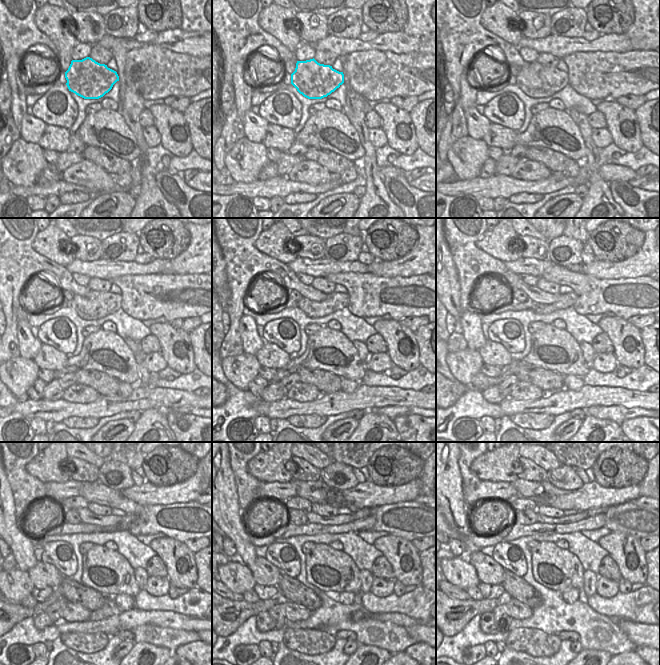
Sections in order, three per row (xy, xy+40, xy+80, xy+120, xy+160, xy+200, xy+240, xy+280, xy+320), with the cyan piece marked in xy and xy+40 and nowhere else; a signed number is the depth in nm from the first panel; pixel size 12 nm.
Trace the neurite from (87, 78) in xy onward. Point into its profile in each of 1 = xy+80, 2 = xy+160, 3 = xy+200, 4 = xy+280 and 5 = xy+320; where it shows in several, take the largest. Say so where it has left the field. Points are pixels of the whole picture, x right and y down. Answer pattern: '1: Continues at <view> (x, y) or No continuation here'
1: Continues at xy+80 (536, 80)
2: Continues at xy+160 (335, 301)
3: Continues at xy+200 (566, 300)
4: Continues at xy+280 (365, 512)
5: Continues at xy+320 (590, 512)

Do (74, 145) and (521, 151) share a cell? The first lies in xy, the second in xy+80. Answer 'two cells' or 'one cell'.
one cell

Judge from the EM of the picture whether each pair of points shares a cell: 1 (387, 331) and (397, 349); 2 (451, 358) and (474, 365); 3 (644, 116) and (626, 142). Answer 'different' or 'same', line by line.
1: same
2: same
3: different

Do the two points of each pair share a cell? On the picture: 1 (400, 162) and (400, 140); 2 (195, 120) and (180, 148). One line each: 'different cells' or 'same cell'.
1: different cells
2: different cells

